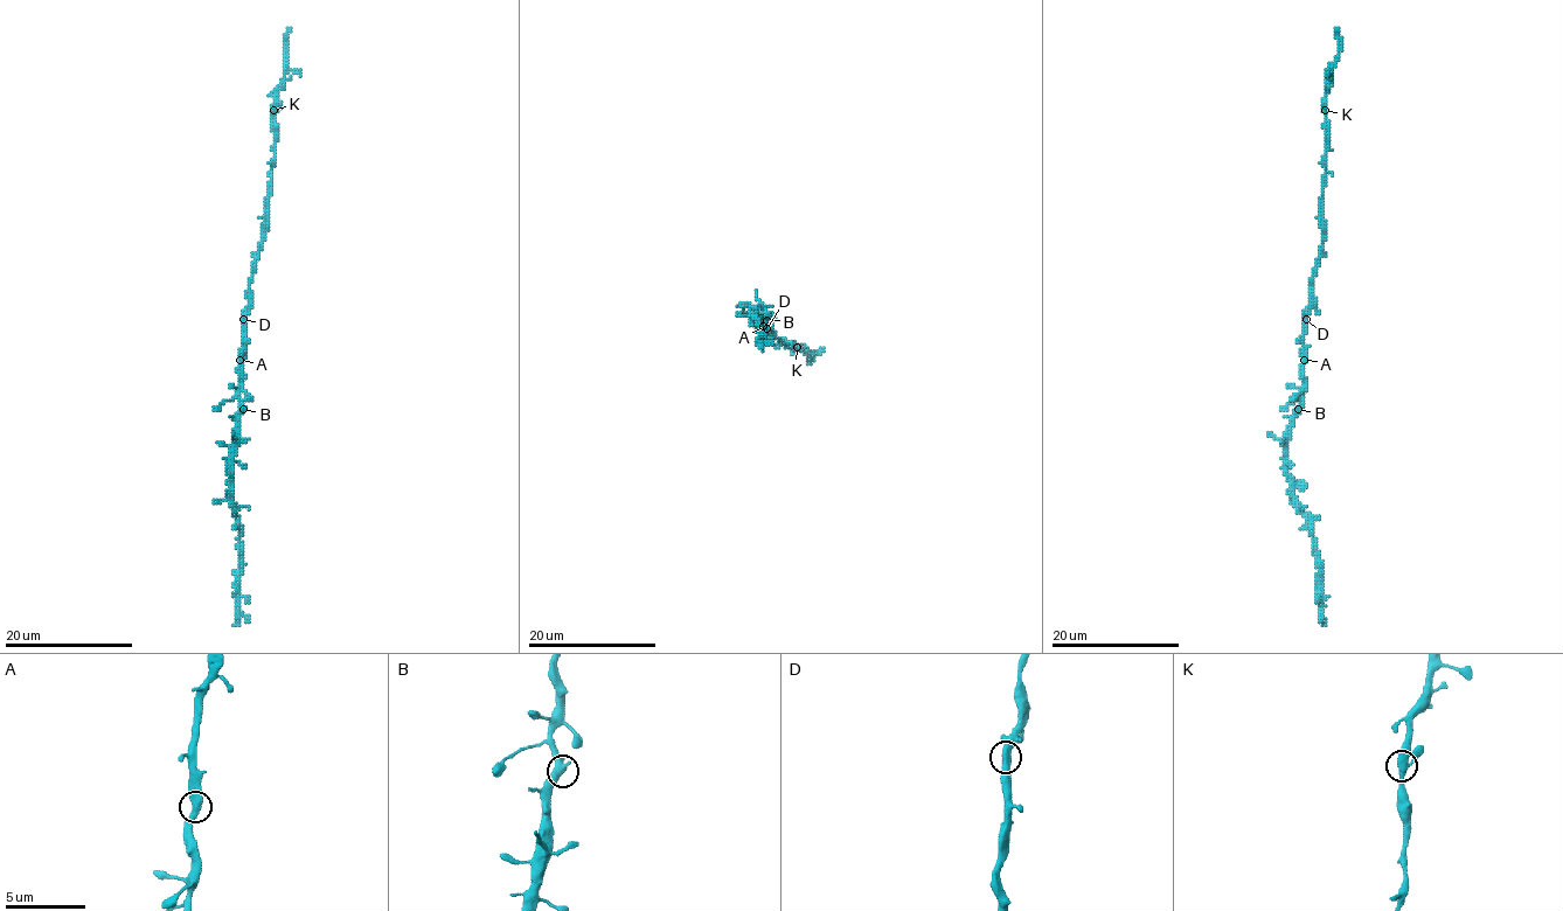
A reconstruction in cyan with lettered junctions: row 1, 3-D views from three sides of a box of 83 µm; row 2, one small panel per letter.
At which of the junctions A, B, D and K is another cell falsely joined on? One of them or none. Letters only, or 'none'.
none

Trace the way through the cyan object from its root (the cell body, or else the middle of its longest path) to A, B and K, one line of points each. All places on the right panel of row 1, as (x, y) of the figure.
A: (1306, 329), (1304, 360)
B: (1306, 329), (1303, 394), (1298, 409)
K: (1306, 329), (1311, 278), (1324, 242), (1325, 111)

